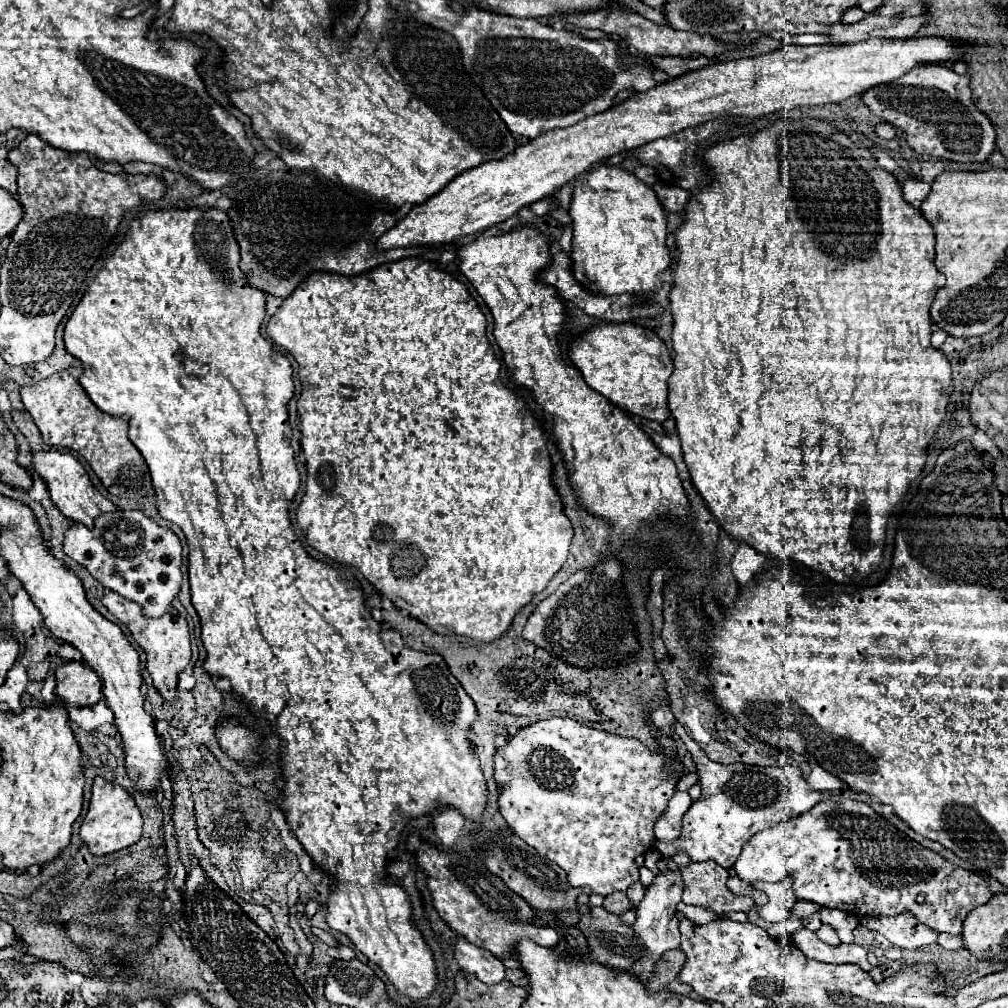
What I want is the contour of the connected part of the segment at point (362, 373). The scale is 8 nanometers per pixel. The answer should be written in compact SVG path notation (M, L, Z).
M422 258L388 262L358 276L314 272L270 318L268 336L300 364L302 392L298 398L298 416L308 480L306 496L298 506L298 524L306 532L308 544L338 562L356 566L378 594L438 634L460 634L482 642L492 642L502 636L516 612L540 594L564 566L572 540L572 524L562 512L560 496L552 486L548 436L538 422L534 426L532 412L516 392L502 384L500 364L486 338L486 318L466 286Z

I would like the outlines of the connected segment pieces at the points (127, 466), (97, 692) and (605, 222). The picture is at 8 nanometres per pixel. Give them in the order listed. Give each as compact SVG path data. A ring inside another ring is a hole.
M66 368L20 390L20 400L42 432L42 440L78 452L100 478L102 486L122 498L144 498L152 488L148 466L138 448L128 440L128 420L108 416L86 396L78 378L82 368Z
M64 662L56 670L56 696L70 706L94 706L102 698L102 682L88 664Z
M598 166L590 168L588 172L580 174L574 180L572 188L572 202L568 210L572 218L572 270L574 278L594 294L624 294L632 292L638 296L650 296L654 290L662 286L658 278L660 272L670 268L672 258L666 248L666 214L660 206L652 188L640 182L632 172L620 166Z

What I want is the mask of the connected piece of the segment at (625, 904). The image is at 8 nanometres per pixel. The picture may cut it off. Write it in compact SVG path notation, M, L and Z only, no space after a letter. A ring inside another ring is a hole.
M622 892L622 894L608 894L604 898L604 904L602 904L608 912L614 912L614 914L624 914L626 910L632 908L632 902L628 900L628 896Z

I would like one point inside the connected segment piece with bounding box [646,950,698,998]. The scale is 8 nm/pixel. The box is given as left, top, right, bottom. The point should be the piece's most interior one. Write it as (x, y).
(665, 975)

